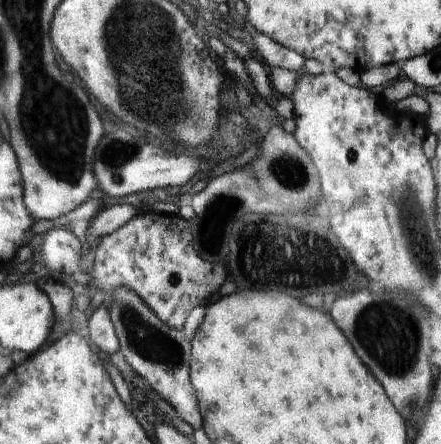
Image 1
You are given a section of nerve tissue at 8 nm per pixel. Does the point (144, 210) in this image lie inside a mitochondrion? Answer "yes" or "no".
no

